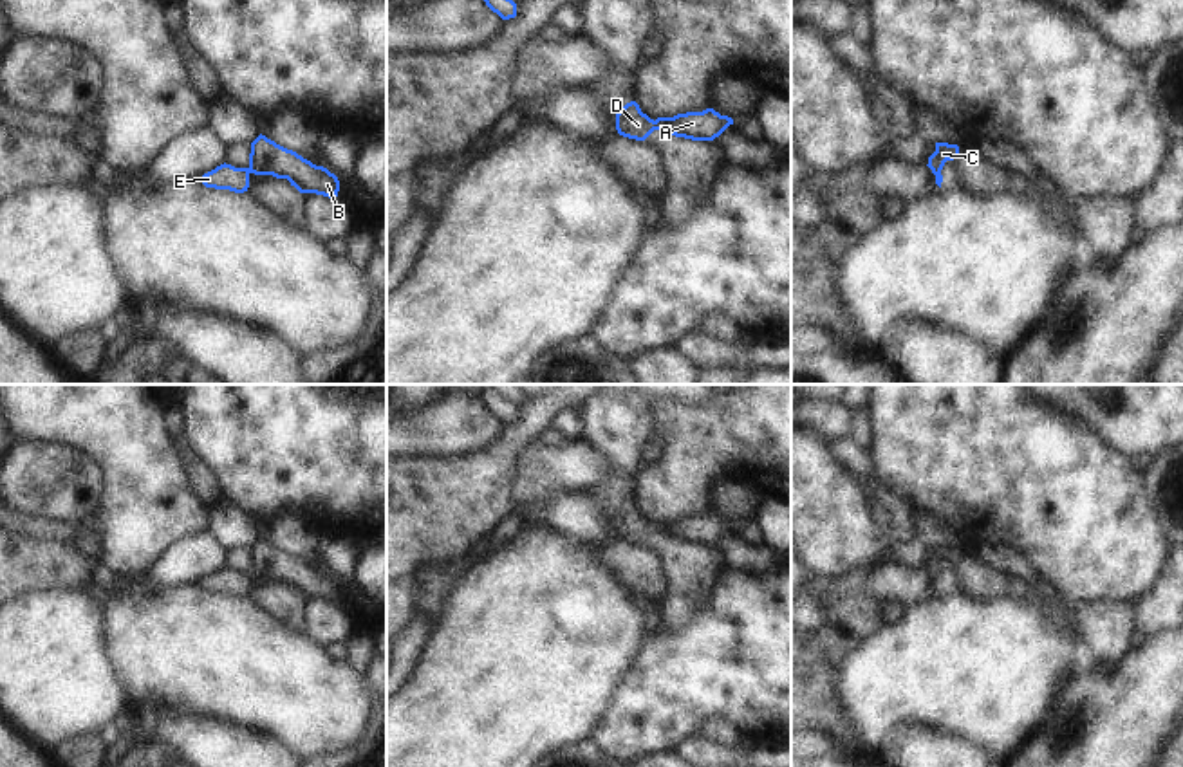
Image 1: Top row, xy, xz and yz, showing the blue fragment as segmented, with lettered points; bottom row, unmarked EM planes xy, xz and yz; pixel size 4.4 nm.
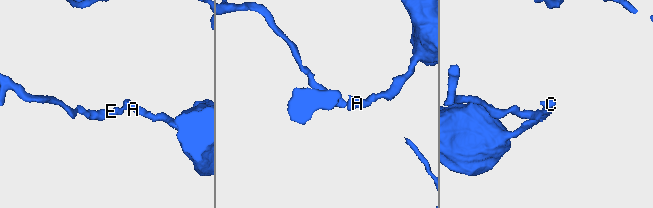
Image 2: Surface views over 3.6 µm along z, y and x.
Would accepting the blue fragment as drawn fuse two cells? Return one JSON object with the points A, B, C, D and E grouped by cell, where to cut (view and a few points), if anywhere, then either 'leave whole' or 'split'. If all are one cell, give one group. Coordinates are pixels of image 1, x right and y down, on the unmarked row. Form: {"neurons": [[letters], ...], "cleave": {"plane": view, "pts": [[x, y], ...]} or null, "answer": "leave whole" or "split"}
{"neurons": [["A", "B", "C"], ["D", "E"]], "cleave": {"plane": "xz", "pts": [[652, 526], [656, 533]]}, "answer": "split"}

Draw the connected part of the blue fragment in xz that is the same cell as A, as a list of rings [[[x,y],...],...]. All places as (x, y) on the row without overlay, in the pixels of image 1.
[[[713,513],[677,518],[674,522],[657,522],[654,525],[656,534],[692,545],[713,545],[730,529],[733,529],[733,523],[728,520],[721,520]]]

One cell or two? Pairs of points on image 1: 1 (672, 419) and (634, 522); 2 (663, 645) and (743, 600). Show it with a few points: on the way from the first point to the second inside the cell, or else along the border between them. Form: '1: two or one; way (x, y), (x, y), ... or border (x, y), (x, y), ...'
1: two; border (634, 504), (640, 509)
2: one; way (683, 645), (698, 645), (723, 619)

